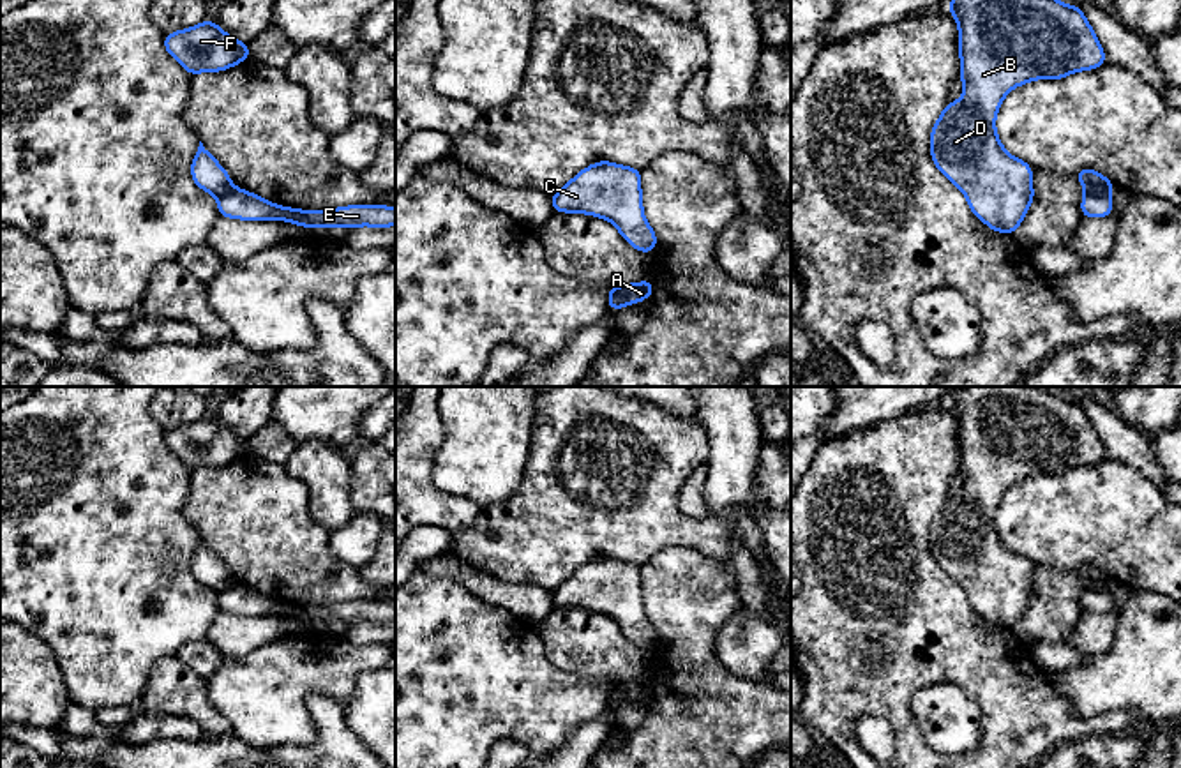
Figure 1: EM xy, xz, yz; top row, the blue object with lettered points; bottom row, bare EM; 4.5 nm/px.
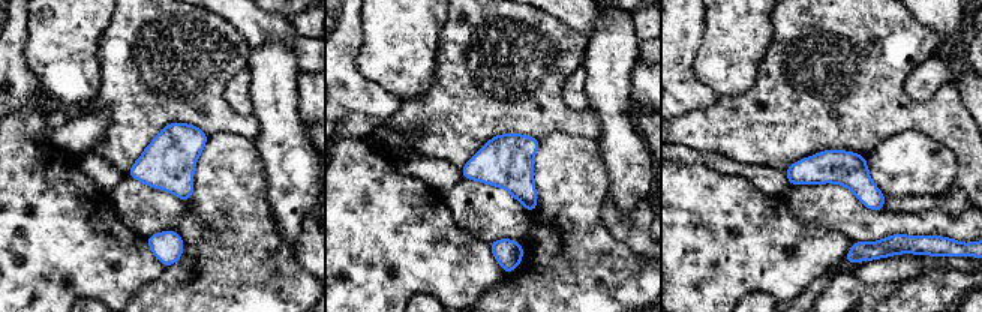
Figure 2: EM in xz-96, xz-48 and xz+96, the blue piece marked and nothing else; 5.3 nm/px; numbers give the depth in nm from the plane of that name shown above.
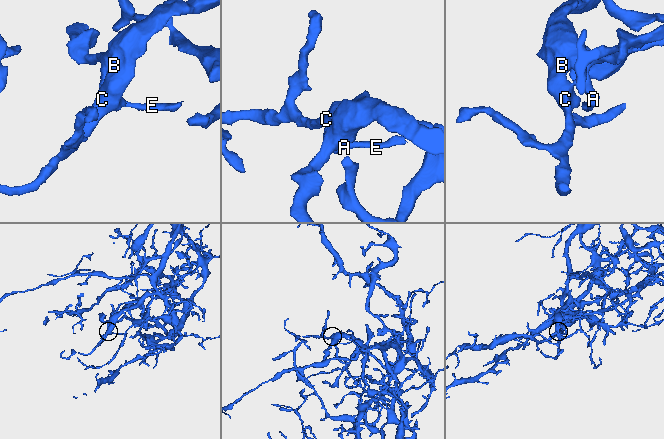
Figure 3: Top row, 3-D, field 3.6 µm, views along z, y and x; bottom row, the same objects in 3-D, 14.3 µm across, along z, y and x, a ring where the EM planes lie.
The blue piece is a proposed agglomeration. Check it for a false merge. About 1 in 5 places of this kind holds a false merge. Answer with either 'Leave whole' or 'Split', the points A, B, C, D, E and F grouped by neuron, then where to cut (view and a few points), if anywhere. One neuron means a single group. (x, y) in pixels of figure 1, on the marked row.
Split. Groups: A E / B C D F. Split along yz (1086, 191), (1107, 195)

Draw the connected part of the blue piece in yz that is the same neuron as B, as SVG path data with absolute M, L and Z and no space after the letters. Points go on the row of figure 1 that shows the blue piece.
M950 0L950 14L959 21L960 78L964 95L948 102L930 131L930 155L936 168L967 198L971 212L997 233L1015 233L1034 200L1033 168L1010 155L996 132L996 115L1006 94L1024 83L1047 78L1063 79L1072 72L1105 64L1091 25L1077 5L1059 0Z

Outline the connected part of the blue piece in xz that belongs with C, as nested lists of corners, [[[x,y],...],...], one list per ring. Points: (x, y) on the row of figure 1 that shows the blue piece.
[[[600,161],[553,194],[554,212],[591,214],[611,221],[637,251],[653,252],[657,235],[643,214],[641,169]]]

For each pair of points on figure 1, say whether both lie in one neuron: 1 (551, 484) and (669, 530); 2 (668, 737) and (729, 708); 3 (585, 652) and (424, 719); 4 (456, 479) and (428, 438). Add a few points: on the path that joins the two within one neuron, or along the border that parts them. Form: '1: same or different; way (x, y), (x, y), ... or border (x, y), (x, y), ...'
1: same; way (581, 491), (611, 491), (639, 516)
2: same; way (684, 737), (696, 737), (708, 724), (714, 724)
3: different; border (535, 627), (546, 655), (556, 666), (594, 680)
4: different; border (440, 412), (443, 438), (433, 482), (447, 493)

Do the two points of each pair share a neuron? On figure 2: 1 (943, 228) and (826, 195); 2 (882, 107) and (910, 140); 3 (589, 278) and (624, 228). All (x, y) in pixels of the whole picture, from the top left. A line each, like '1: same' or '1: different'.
1: same
2: different
3: different

